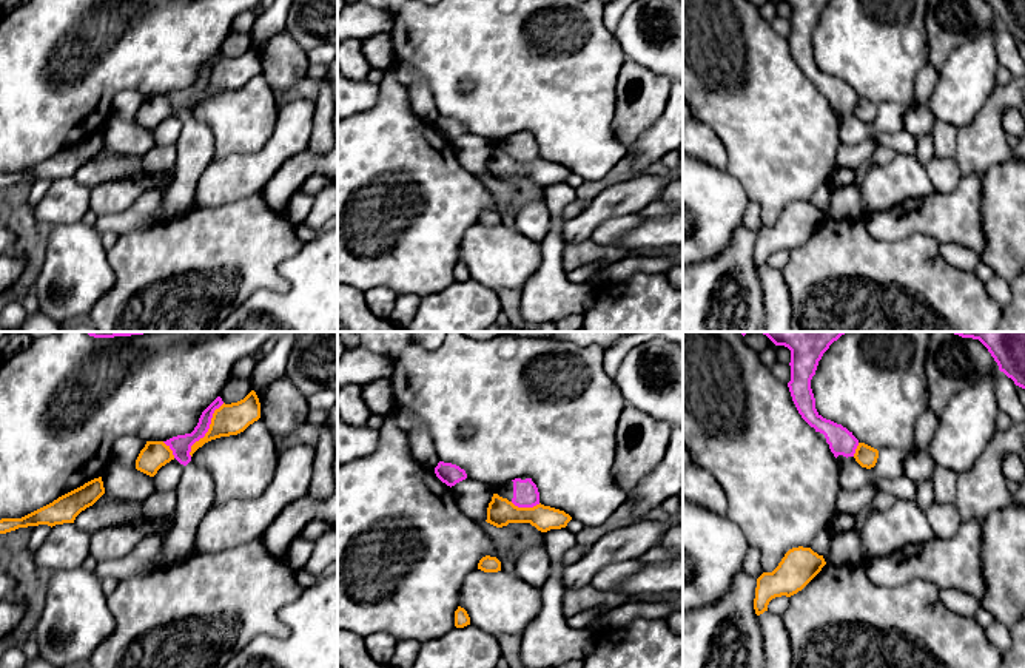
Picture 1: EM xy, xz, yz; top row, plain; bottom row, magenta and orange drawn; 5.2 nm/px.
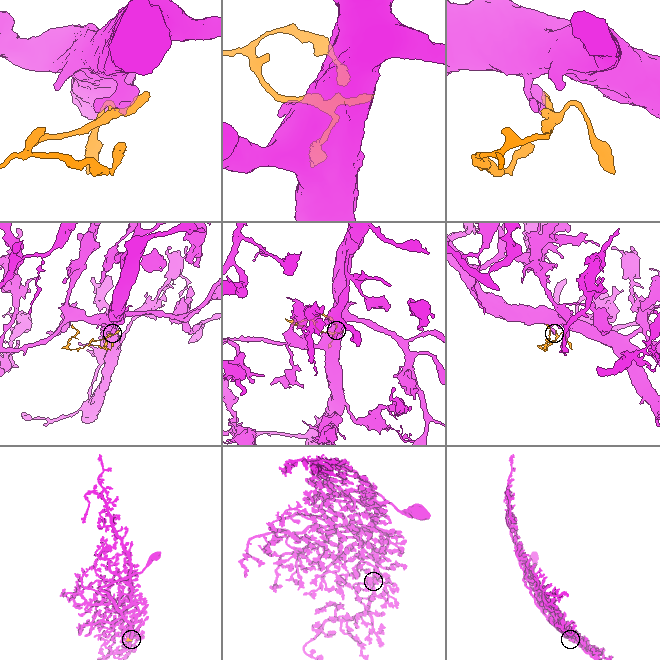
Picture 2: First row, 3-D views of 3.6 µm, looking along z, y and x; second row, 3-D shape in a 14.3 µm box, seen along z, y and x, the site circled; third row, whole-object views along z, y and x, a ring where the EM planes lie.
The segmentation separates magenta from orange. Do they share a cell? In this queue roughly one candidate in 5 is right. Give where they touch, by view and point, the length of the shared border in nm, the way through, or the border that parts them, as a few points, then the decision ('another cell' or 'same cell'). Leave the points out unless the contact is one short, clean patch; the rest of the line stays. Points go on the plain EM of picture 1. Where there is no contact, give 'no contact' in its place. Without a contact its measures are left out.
xy (208, 82) | 340 nm | along xy (224, 57), (215, 65), (208, 85), (191, 101), (190, 110) | another cell

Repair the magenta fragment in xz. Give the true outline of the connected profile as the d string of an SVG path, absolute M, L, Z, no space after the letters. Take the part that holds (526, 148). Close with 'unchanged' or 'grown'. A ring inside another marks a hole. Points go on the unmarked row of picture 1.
M515 133L512 157L518 162L533 162L539 159L539 147L532 133Z | unchanged

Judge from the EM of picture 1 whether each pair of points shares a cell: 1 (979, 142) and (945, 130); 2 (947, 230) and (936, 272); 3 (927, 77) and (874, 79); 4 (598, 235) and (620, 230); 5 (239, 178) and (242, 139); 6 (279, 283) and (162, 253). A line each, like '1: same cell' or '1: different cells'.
1: different cells
2: different cells
3: different cells
4: same cell
5: different cells
6: same cell

